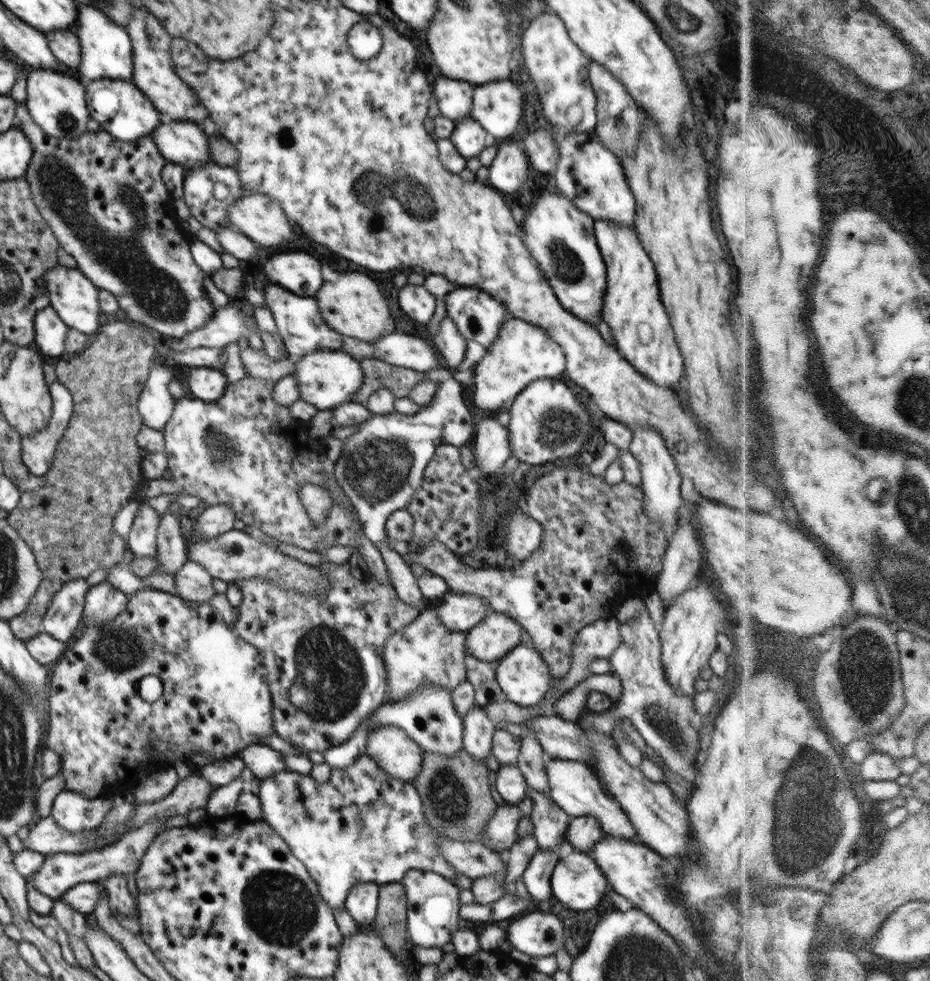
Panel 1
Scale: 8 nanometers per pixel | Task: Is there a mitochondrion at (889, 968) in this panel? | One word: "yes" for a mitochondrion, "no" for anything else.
no

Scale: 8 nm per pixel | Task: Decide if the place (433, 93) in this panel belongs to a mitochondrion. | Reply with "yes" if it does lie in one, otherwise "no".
no

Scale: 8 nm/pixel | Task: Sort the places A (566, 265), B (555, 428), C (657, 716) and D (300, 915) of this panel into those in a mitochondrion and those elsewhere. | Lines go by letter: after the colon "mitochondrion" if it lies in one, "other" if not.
A: mitochondrion
B: mitochondrion
C: mitochondrion
D: mitochondrion

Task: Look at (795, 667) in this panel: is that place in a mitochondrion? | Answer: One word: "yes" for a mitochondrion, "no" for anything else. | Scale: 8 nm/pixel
no

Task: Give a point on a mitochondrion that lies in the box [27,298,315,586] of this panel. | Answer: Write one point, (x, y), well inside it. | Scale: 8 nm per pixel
(221, 450)

